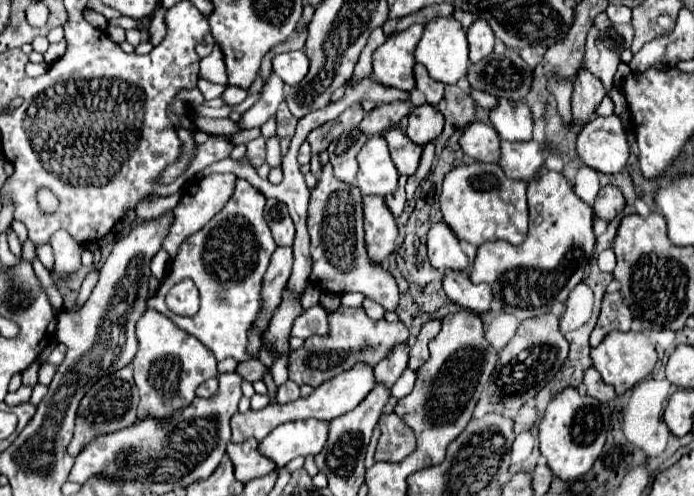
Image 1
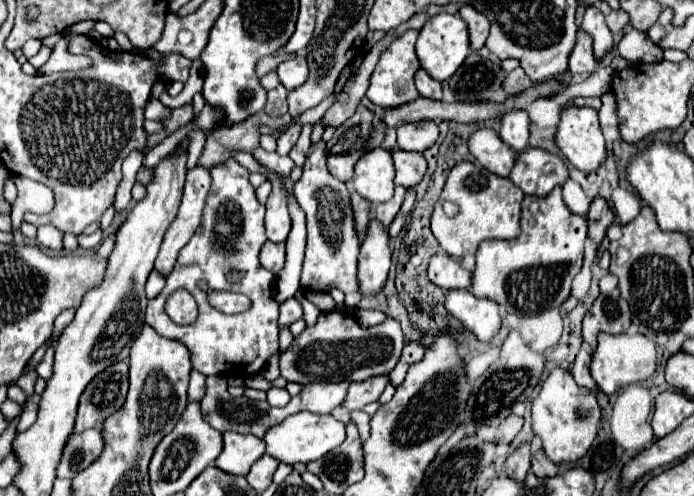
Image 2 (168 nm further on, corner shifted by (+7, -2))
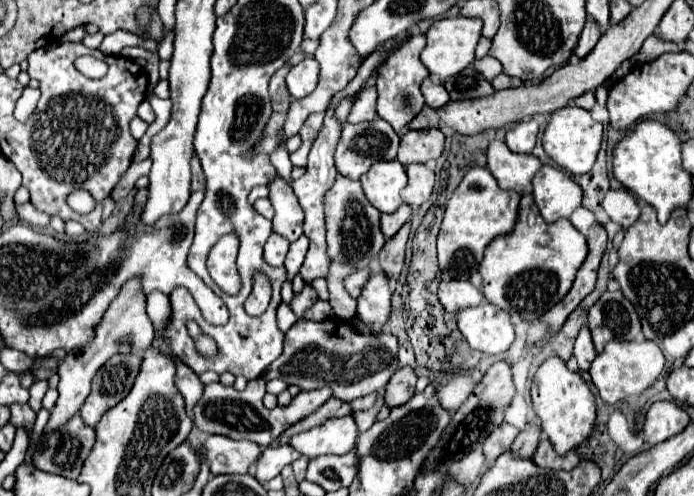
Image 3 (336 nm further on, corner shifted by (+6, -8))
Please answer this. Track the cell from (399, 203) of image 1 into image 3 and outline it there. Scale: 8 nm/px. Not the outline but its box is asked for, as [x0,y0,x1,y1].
[380,203,414,239]

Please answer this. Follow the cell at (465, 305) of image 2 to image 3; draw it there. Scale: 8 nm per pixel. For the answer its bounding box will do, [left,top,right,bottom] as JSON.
[456,303,514,355]

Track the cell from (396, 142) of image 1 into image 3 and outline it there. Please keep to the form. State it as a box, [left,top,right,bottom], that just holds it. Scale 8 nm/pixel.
[400,163,434,207]

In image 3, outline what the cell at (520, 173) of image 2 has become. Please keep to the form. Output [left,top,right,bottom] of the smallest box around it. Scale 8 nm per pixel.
[532,165,582,223]

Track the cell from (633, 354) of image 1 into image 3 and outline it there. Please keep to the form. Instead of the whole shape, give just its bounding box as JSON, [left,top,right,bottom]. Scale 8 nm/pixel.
[590,341,664,403]

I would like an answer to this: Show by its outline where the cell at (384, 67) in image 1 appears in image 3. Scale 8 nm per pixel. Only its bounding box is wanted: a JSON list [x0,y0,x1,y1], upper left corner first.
[376,33,430,135]

